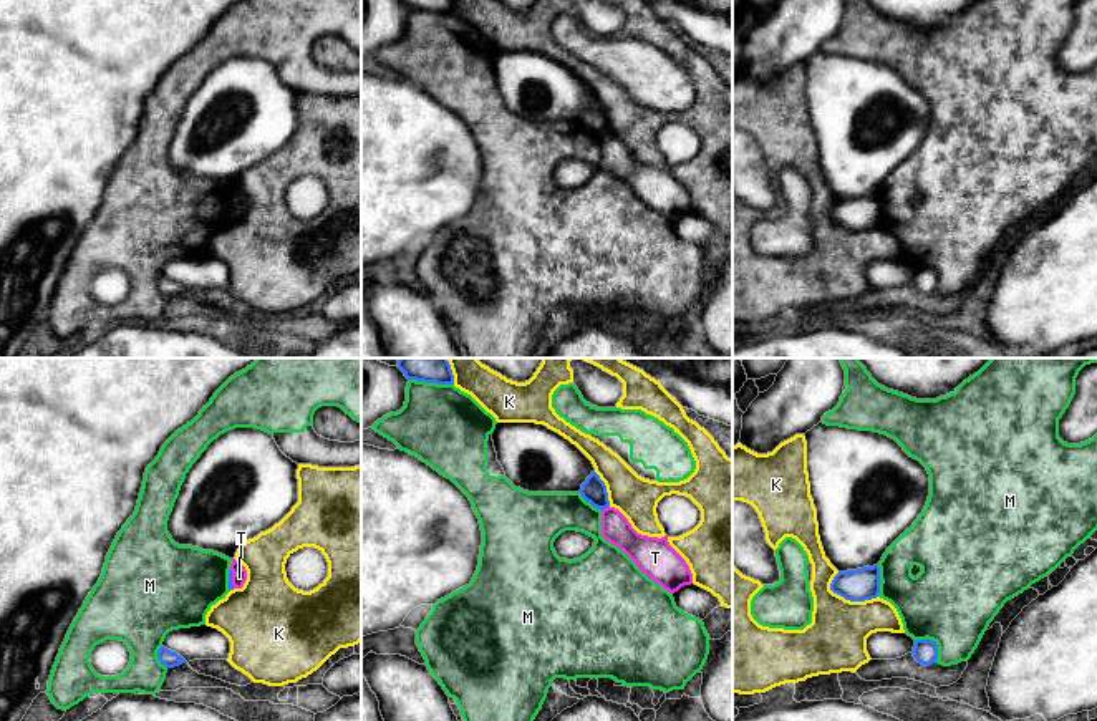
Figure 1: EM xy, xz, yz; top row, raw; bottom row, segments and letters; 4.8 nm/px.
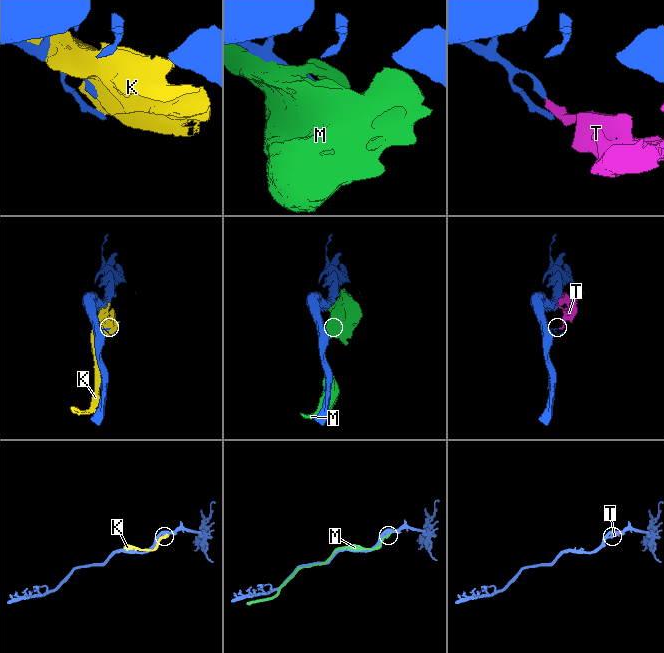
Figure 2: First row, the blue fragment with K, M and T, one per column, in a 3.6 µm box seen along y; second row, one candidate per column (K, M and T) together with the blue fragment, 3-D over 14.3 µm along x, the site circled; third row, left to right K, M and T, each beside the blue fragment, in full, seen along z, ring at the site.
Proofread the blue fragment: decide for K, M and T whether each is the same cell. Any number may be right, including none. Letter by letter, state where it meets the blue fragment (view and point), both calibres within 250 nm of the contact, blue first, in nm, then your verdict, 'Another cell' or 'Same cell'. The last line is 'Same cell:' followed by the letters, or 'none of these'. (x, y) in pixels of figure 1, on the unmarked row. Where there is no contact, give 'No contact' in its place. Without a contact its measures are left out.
K: Touches blue at yz (852, 229). Thickness 160 nm (blue) against 300 nm. Another cell
M: Touches blue at yz (935, 272). Thickness 120 nm (blue) against 420 nm. Another cell
T: Touches blue at xz (605, 136). Thickness 120 nm (blue) against 140 nm. Another cell
Same cell: none of these

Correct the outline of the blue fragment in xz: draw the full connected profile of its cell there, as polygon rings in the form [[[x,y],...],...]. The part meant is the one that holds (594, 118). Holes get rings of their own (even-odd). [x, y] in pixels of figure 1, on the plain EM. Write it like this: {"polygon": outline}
{"polygon": [[[595,99],[582,113],[580,123],[587,131],[600,139],[610,136],[606,114]]]}

